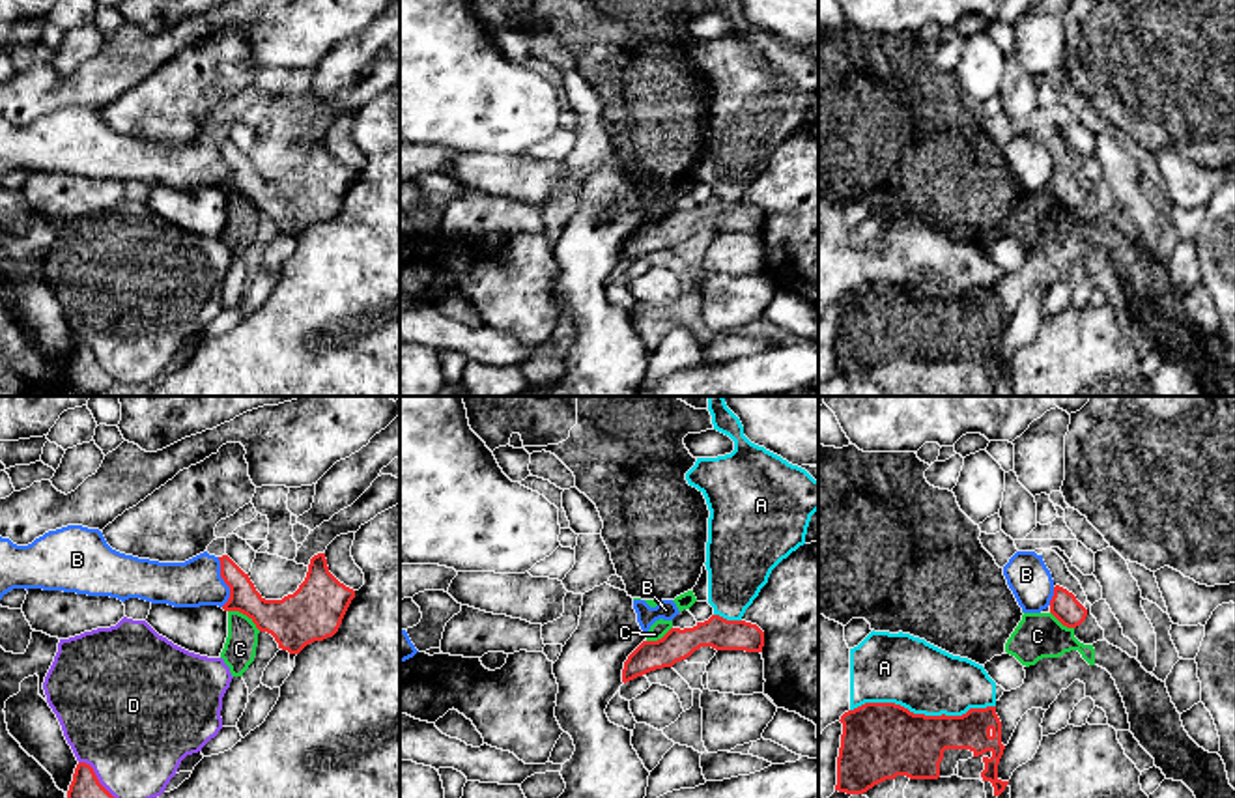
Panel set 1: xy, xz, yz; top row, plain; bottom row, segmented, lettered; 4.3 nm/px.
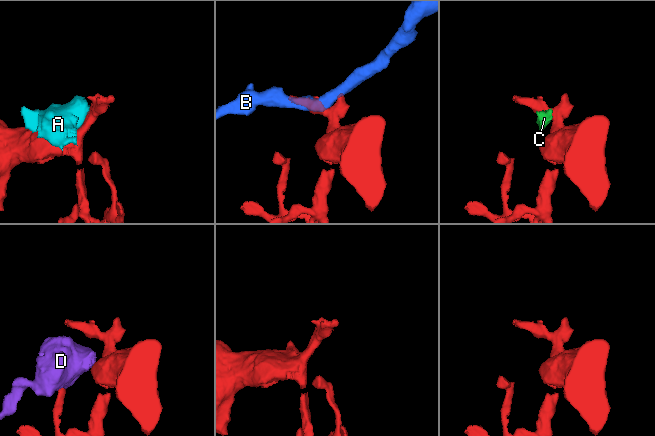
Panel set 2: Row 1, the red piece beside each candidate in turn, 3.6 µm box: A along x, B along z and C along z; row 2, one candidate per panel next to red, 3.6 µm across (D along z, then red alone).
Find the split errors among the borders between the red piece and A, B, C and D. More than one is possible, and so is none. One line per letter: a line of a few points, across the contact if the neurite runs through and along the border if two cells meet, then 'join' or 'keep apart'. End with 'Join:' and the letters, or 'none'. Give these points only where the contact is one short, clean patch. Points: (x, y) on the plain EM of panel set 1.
A: keep apart
B: keep apart
C: xy (228, 191), (241, 193), (260, 212) | keep apart
D: xy (79, 342), (92, 350), (98, 363), (116, 382) | keep apart
Join: none

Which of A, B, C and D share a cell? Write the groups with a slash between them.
A D / B / C

